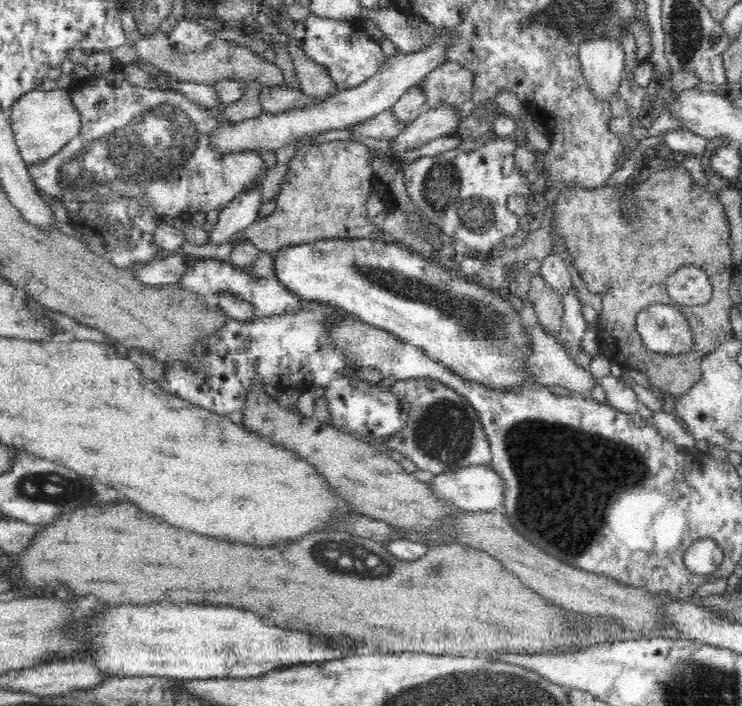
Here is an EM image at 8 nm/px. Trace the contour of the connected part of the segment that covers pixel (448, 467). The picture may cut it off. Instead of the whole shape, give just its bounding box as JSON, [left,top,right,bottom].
[384,378,492,475]

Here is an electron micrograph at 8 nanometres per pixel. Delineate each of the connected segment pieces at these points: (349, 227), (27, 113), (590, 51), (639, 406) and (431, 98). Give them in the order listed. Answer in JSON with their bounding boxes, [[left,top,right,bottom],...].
[[229,140,386,255],[7,85,81,168],[579,37,625,103],[599,373,652,419],[418,60,476,120]]

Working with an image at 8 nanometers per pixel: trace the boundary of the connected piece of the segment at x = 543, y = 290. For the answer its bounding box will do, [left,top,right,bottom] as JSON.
[528,275,562,337]

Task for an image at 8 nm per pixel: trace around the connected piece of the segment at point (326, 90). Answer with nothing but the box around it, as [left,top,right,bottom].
[285,35,338,100]

